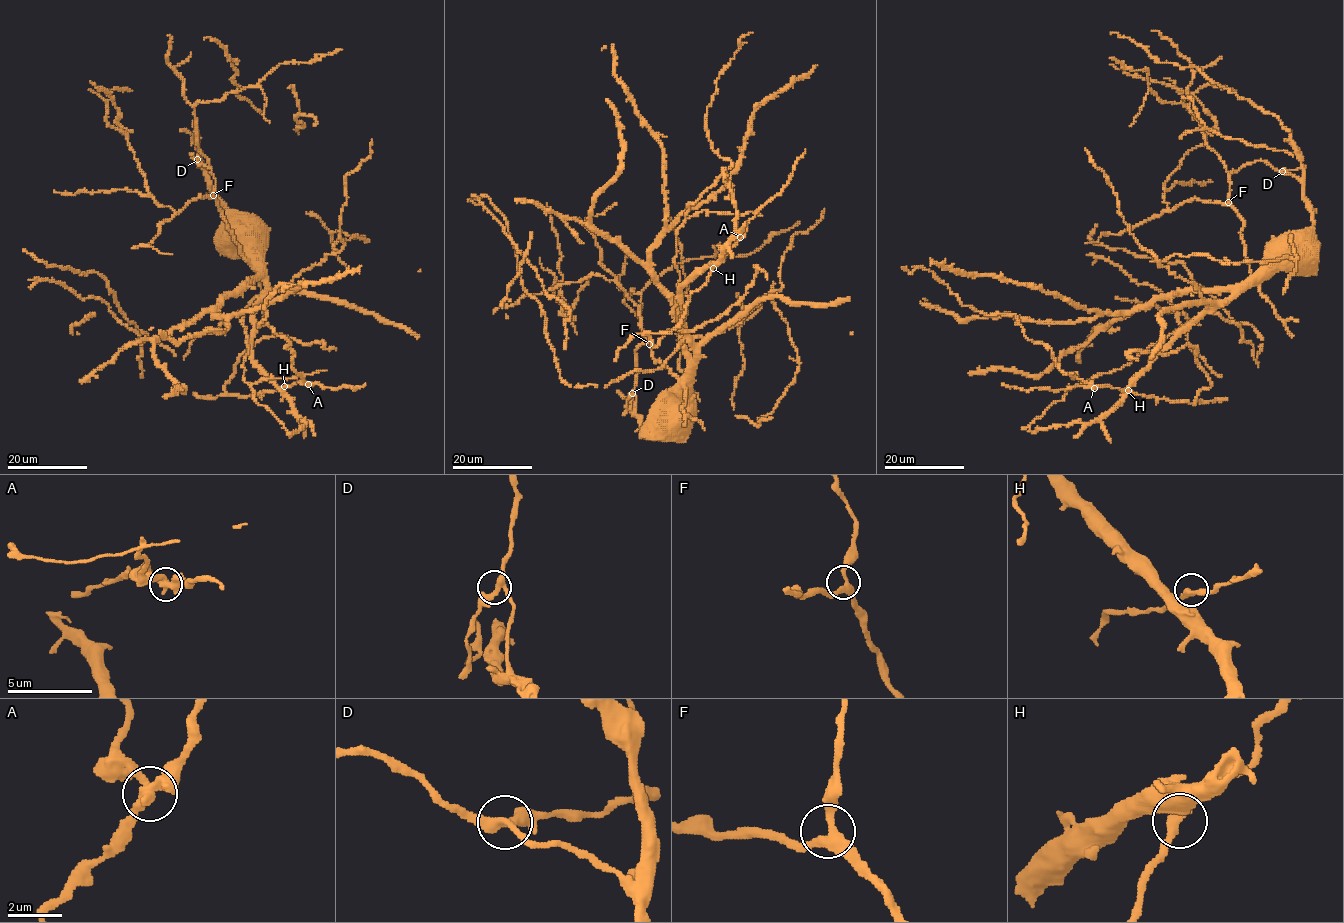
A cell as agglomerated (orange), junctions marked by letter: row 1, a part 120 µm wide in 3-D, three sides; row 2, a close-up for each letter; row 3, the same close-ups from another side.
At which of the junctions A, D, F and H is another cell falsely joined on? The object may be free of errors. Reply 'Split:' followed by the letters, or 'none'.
Split: A

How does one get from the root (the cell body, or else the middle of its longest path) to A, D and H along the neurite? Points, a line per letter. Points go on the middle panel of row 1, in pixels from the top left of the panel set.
A: (677, 397), (694, 368), (681, 289), (706, 267), (717, 265), (740, 237)
D: (677, 397), (656, 430), (648, 429), (636, 413), (636, 396), (632, 393)
H: (677, 397), (682, 394), (684, 377), (694, 368), (694, 344), (685, 326), (681, 289), (706, 267), (713, 268)

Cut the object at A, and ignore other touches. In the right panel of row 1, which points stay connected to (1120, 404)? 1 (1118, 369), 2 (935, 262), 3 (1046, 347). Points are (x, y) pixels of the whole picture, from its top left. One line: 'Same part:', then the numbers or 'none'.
Same part: 2

